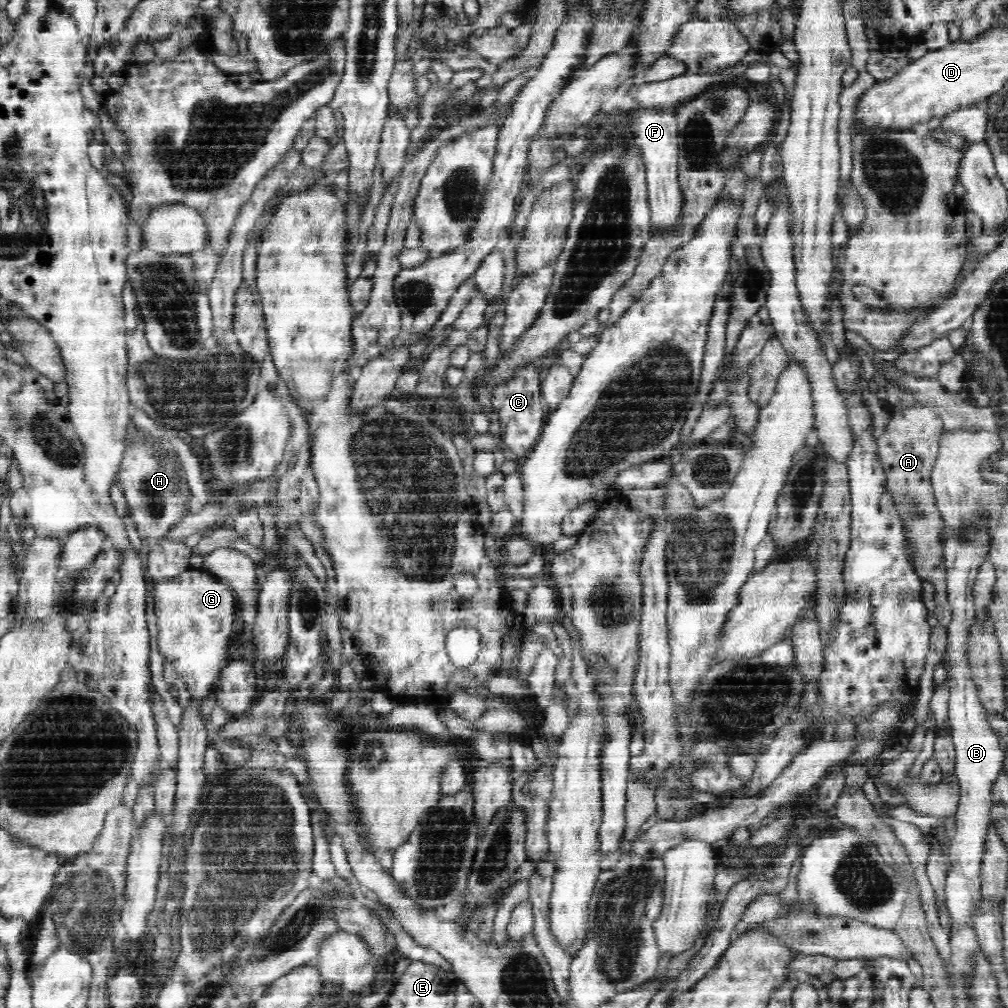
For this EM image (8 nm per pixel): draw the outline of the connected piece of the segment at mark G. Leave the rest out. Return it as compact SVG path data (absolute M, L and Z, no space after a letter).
M189 568L173 578L155 582L153 592L155 594L159 652L165 657L166 664L176 670L192 696L198 700L202 699L212 691L221 669L228 663L231 656L228 644L235 639L232 632L232 621L237 606L234 589L228 581L210 572Z

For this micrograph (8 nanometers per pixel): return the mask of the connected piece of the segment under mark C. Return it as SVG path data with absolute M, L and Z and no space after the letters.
M540 361L526 365L512 380L506 381L493 390L491 402L500 418L501 439L518 458L523 459L535 446L544 427L544 410L542 409L541 382L539 377Z

